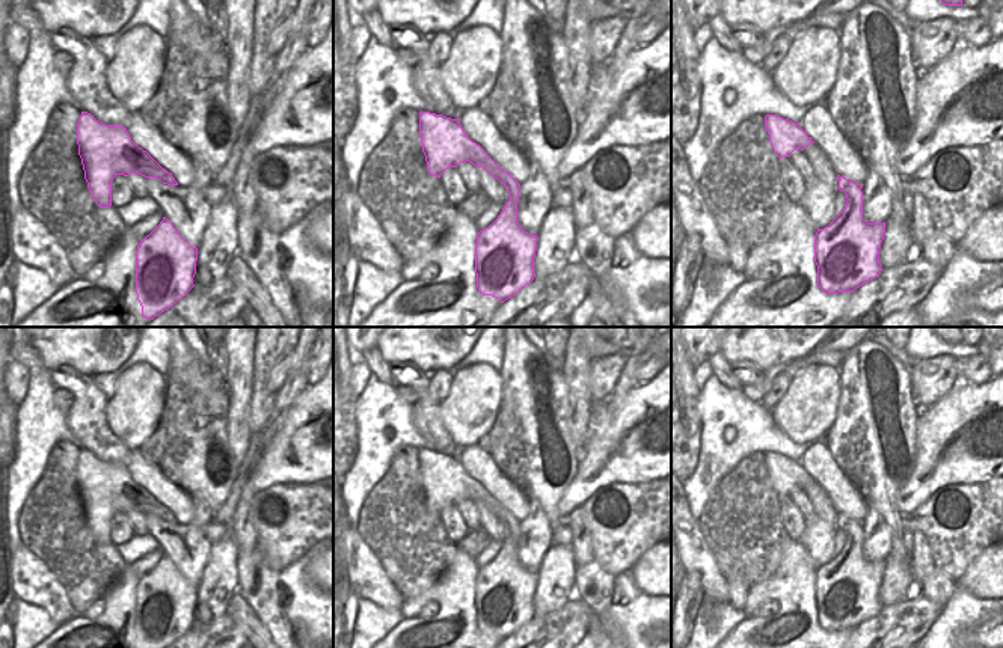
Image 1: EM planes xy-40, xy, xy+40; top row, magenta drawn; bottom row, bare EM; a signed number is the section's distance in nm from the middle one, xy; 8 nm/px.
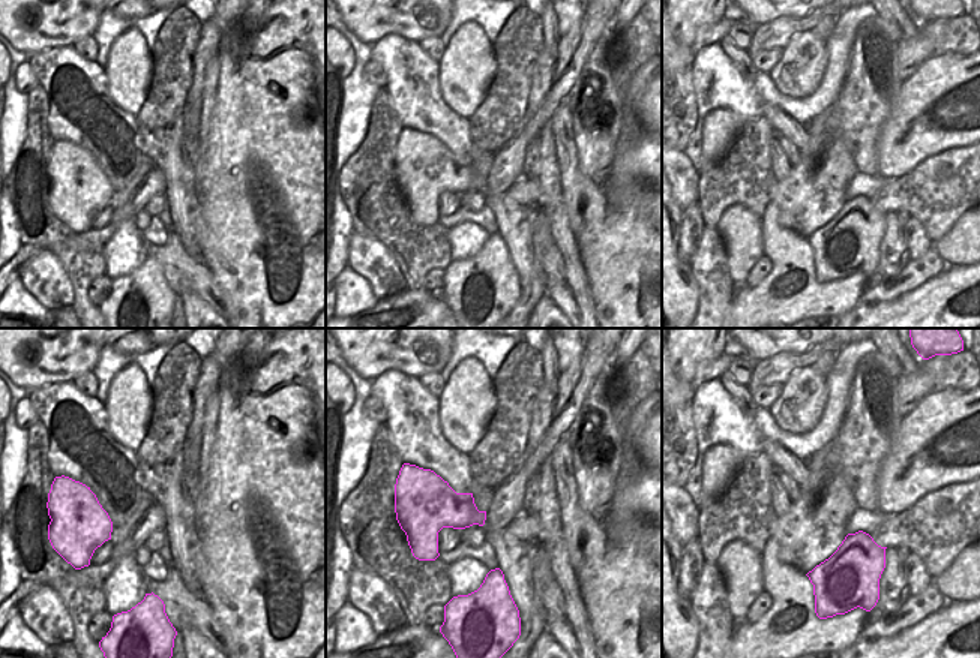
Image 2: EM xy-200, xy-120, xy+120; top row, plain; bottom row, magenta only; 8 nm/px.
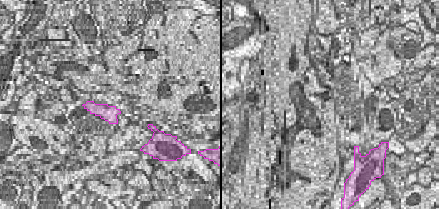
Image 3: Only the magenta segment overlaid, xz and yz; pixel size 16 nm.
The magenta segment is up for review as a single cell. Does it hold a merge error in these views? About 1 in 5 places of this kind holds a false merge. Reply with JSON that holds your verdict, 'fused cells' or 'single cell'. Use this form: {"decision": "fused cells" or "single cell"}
{"decision": "single cell"}

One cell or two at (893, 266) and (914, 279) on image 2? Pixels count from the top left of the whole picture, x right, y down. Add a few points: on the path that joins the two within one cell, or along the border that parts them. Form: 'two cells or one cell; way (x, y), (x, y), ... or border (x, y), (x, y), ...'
two cells; border (911, 260), (896, 278), (883, 278), (874, 273)

